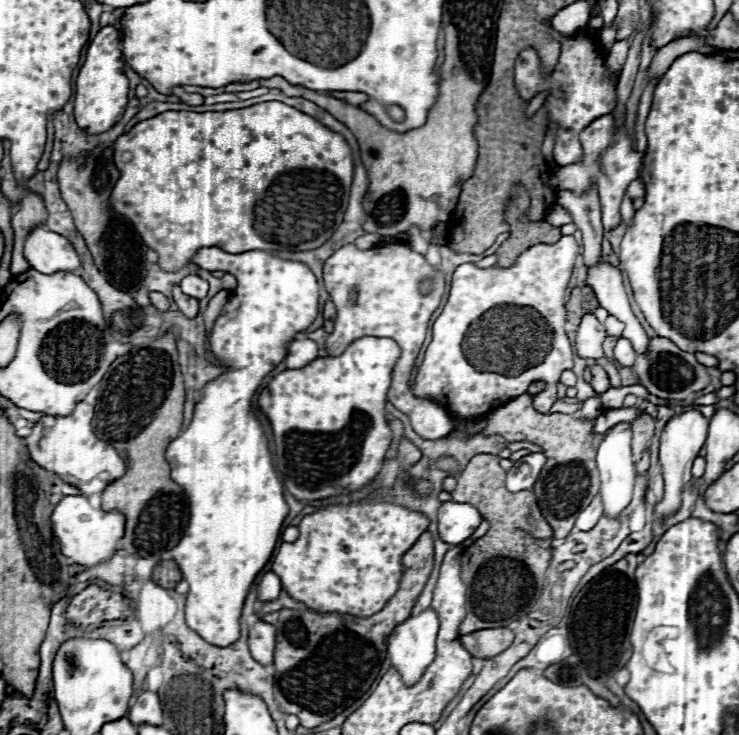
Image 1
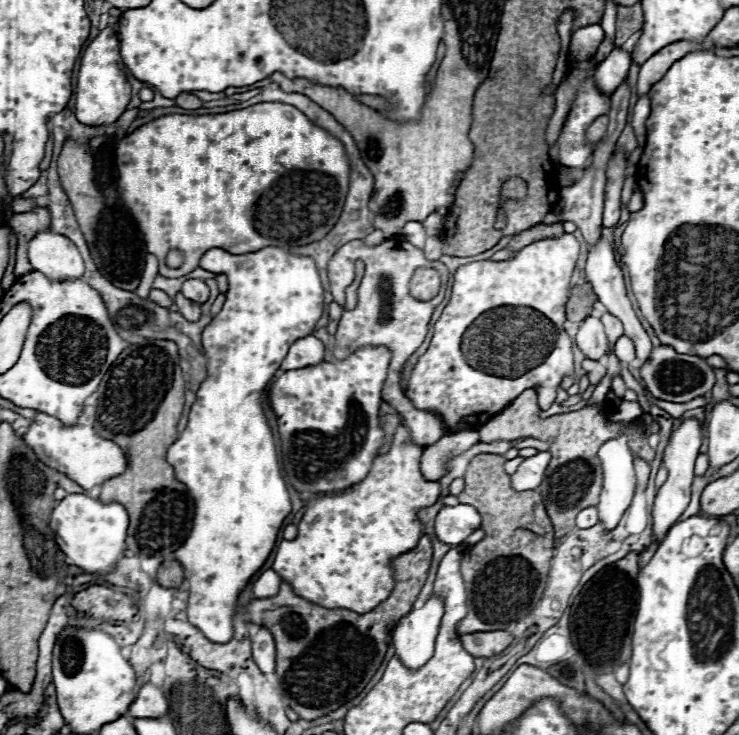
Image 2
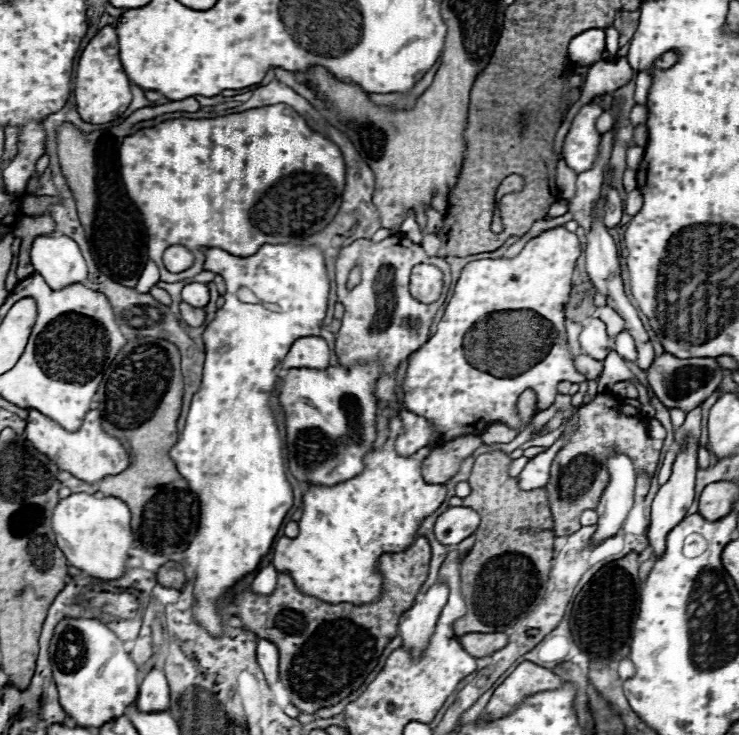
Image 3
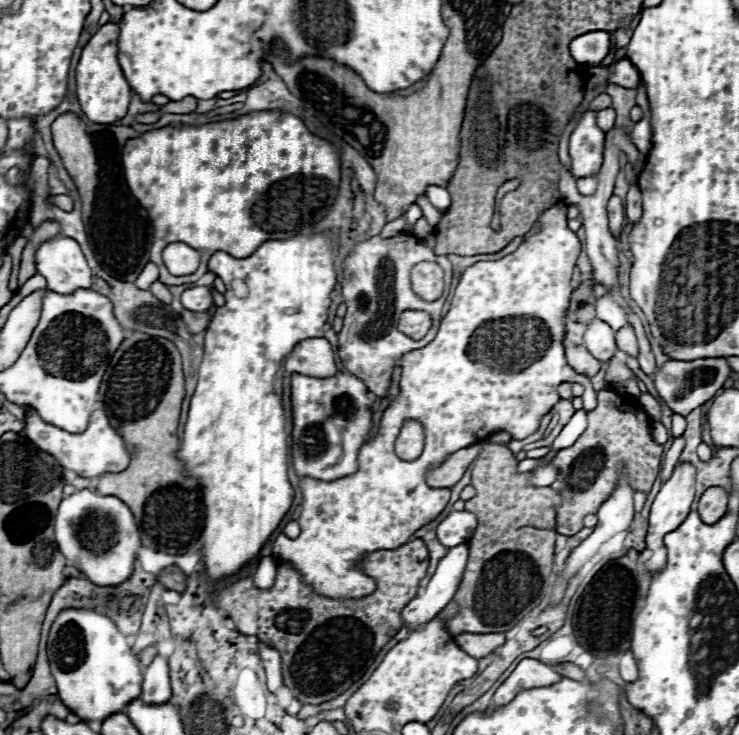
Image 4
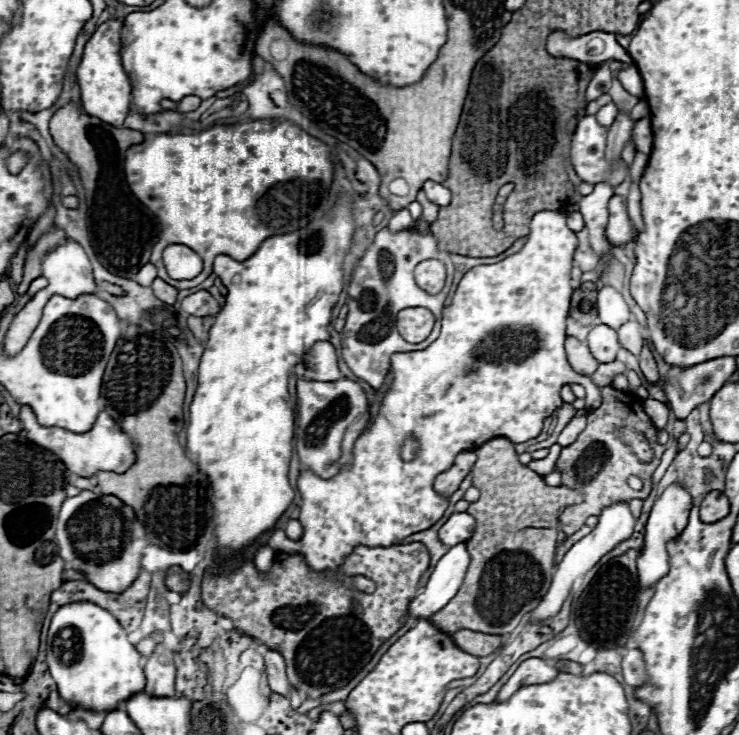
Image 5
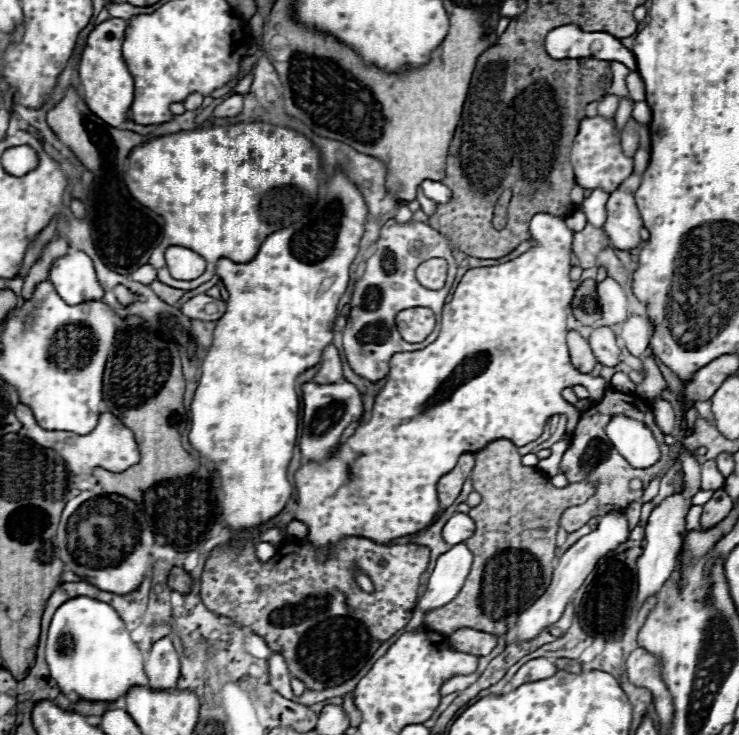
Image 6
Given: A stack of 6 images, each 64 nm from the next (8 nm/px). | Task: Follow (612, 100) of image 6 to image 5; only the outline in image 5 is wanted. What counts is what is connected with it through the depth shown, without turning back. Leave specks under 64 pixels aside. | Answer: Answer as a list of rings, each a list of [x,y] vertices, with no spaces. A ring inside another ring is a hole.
[[[610,102],[610,104],[606,104],[606,106],[602,106],[600,110],[598,110],[598,114],[596,114],[596,120],[602,124],[602,126],[610,126],[610,122],[614,122],[614,118],[616,118],[616,114],[618,114],[618,108]]]

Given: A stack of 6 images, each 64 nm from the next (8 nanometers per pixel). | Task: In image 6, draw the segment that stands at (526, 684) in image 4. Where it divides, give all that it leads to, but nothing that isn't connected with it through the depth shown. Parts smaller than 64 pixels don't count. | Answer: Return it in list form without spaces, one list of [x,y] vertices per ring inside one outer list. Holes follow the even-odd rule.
[[[534,658],[530,662],[526,662],[514,674],[514,678],[504,686],[504,692],[512,692],[520,684],[526,684],[526,682],[532,682],[532,680],[546,680],[548,676],[554,676],[554,672],[558,672],[558,668],[548,658]]]

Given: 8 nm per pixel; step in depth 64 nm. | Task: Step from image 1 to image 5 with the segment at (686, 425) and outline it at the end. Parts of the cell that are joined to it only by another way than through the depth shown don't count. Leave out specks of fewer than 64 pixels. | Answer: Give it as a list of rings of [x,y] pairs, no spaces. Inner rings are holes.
[[[674,482],[670,484],[662,496],[654,502],[650,518],[646,522],[646,542],[644,542],[644,550],[642,556],[638,558],[638,574],[640,574],[640,586],[650,588],[652,584],[656,584],[662,576],[668,574],[668,550],[666,550],[666,542],[674,536],[678,536],[686,522],[688,522],[688,514],[692,508],[692,496],[688,492],[688,488],[684,488],[682,484]]]

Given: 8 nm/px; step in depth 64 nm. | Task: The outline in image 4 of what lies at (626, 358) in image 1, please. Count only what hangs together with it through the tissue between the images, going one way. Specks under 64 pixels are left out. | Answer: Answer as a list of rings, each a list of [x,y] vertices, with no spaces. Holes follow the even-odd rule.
[[[624,326],[616,332],[616,346],[618,346],[618,350],[626,352],[632,358],[638,356],[638,342],[636,342],[636,336],[630,326]]]

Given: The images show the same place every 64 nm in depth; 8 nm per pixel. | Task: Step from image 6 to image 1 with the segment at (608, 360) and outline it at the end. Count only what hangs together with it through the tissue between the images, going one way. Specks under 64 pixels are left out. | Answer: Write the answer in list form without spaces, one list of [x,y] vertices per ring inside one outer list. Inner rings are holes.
[[[586,314],[580,322],[580,328],[576,332],[576,350],[580,358],[592,358],[598,360],[604,356],[602,342],[606,338],[604,326],[596,320],[594,314]]]

